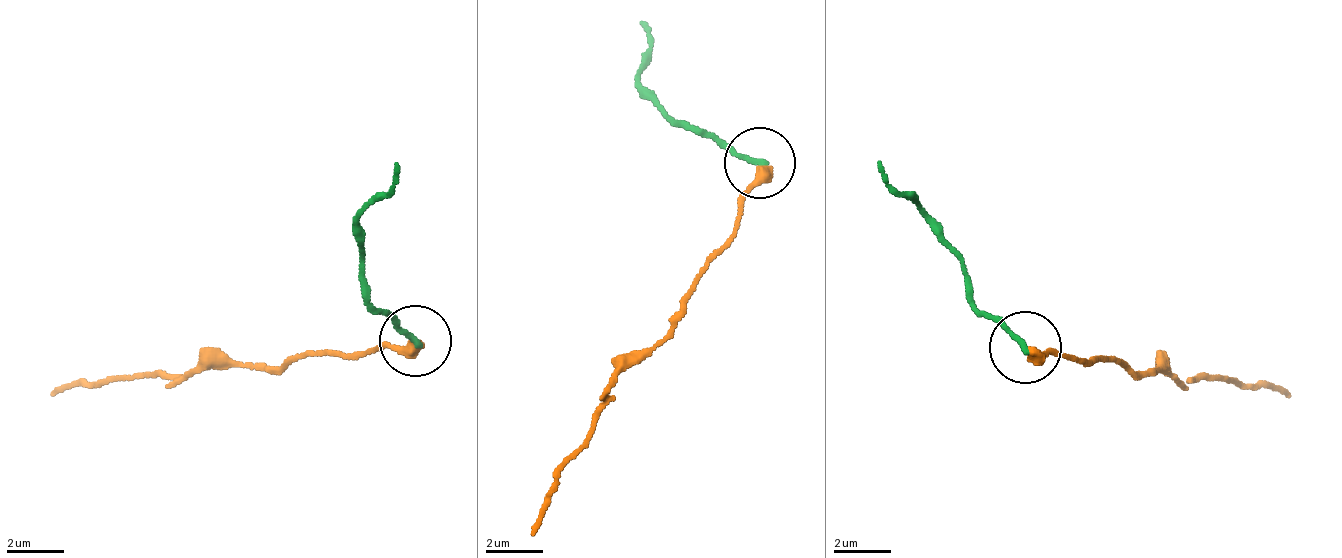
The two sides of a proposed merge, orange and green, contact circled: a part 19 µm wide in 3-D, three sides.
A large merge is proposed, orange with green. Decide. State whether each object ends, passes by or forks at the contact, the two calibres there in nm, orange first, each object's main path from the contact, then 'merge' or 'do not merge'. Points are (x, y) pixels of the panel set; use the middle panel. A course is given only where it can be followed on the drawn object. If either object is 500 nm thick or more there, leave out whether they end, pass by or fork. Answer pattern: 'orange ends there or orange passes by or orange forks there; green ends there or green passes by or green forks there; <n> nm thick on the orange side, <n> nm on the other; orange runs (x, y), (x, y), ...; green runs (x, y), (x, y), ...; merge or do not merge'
orange ends there; green ends there; 400 nm thick on the orange side, 200 nm on the other; orange runs (761, 164), (684, 318), (616, 376), (532, 536); green runs (761, 164), (686, 120), (670, 119), (641, 88), (650, 36), (641, 21); merge

